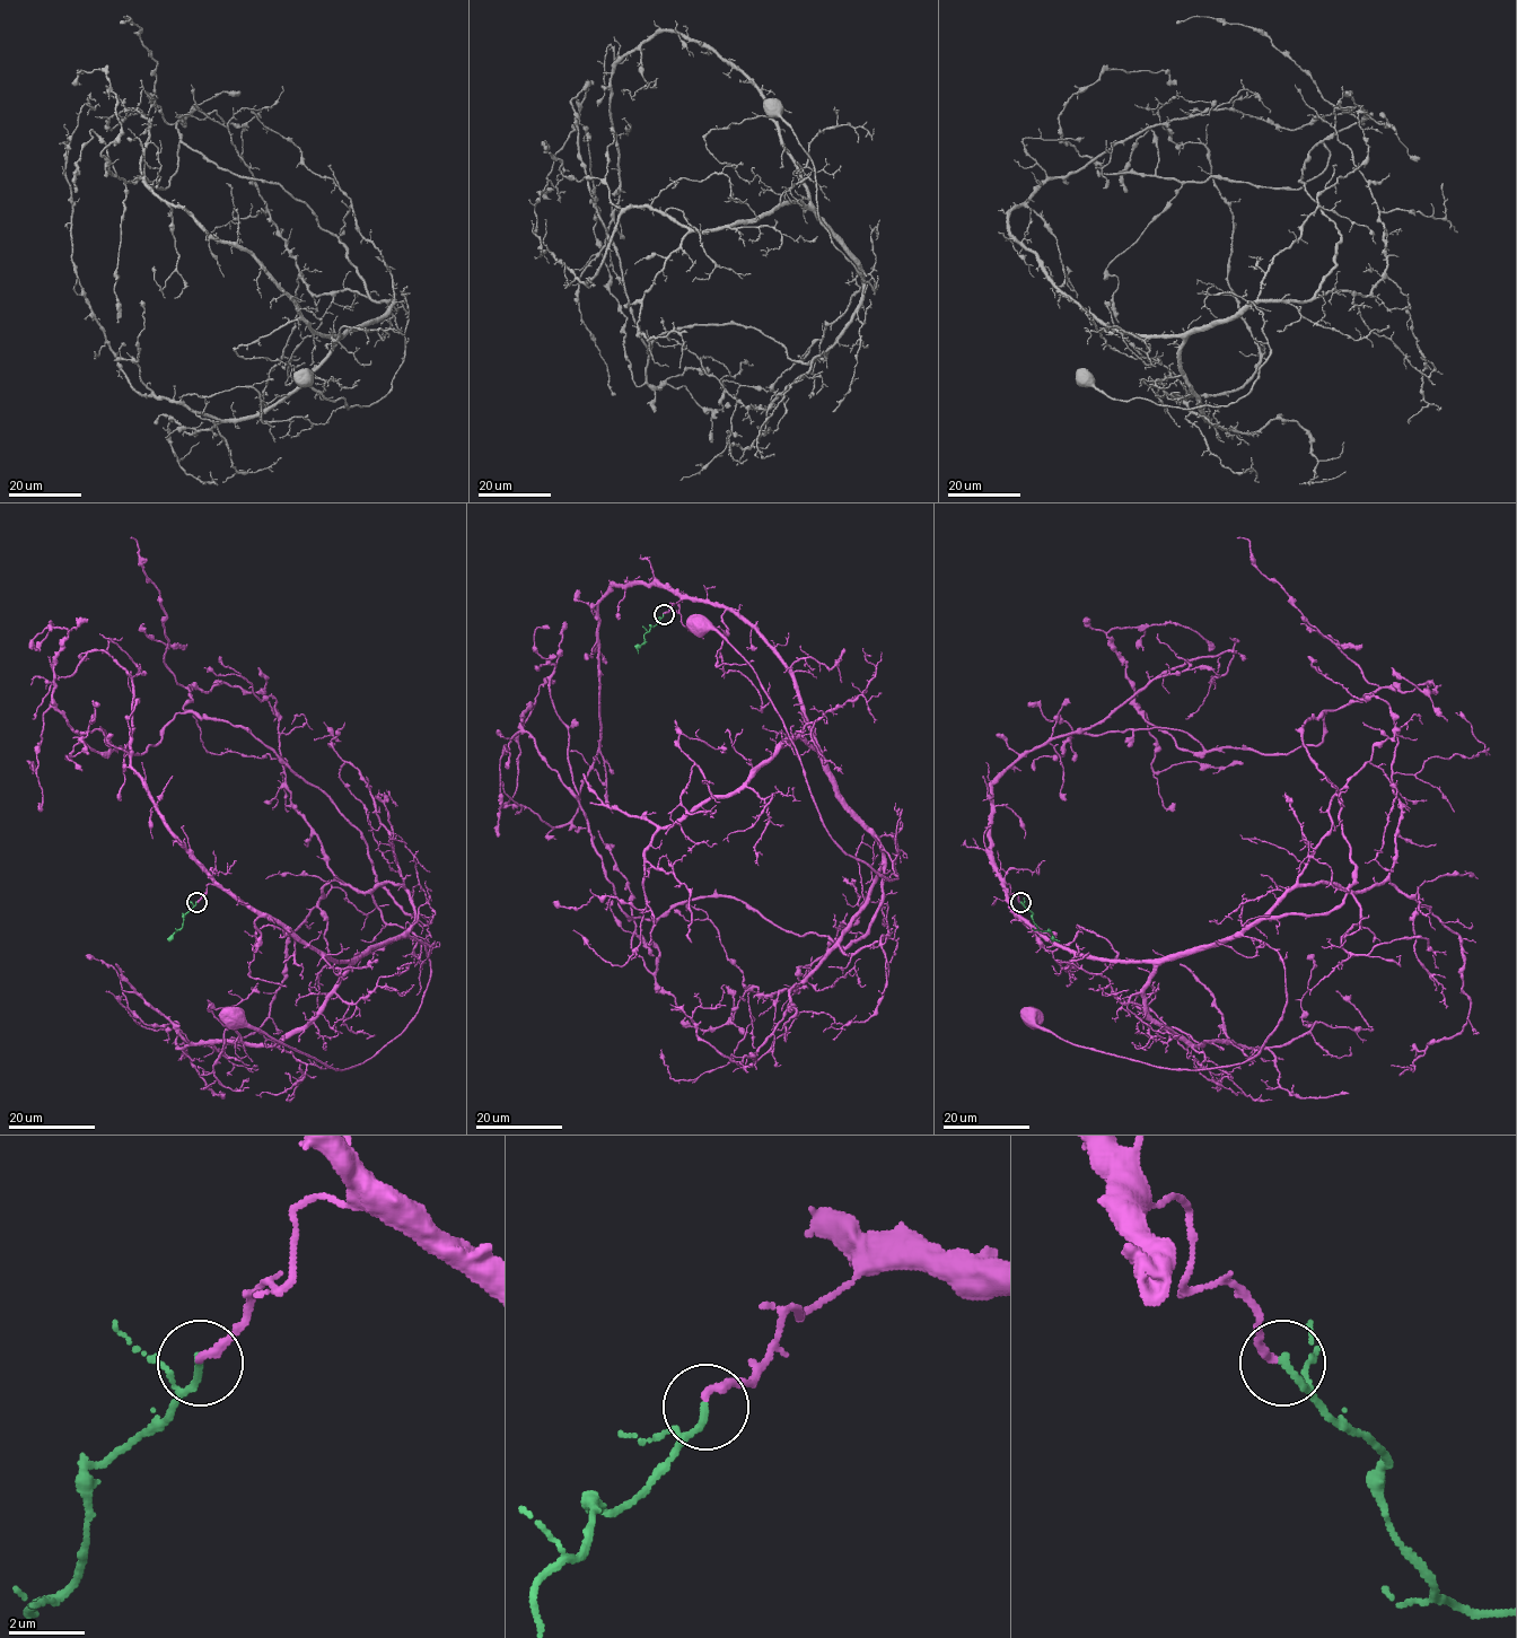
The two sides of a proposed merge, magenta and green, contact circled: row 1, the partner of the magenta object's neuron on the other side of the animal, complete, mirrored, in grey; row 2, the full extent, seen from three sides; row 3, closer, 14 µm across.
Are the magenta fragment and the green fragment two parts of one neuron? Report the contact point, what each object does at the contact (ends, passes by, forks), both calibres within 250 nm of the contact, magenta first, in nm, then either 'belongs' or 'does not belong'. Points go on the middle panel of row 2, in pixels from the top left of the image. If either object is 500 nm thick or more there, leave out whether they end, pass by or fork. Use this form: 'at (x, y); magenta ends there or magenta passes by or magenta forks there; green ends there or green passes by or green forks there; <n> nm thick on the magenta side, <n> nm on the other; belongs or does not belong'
at (664, 614); magenta ends there; green ends there; 220 nm thick on the magenta side, 200 nm on the other; belongs

